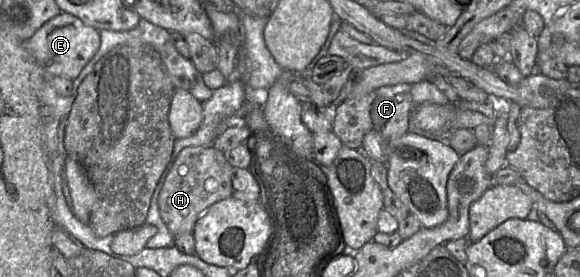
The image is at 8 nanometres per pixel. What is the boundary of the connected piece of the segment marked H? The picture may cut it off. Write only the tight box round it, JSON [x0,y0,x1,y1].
[158,146,233,233]

